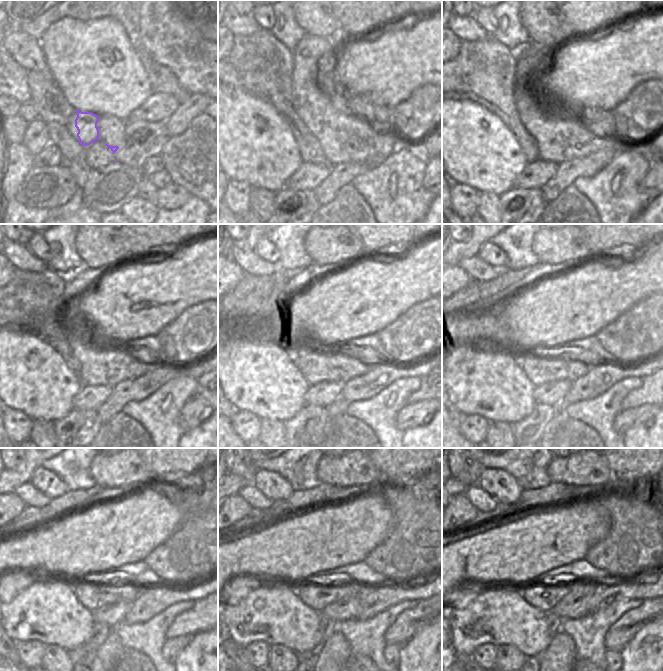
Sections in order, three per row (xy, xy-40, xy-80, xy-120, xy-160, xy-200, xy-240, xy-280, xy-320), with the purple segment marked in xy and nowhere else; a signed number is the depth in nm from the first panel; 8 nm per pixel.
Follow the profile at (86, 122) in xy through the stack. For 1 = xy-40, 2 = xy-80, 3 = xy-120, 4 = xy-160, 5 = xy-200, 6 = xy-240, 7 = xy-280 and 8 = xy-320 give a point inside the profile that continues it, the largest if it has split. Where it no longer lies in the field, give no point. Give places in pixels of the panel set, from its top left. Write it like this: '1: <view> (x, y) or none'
1: xy-40 (313, 117)
2: xy-80 (535, 119)
3: xy-120 (96, 370)
4: xy-160 (315, 362)
5: xy-200 (540, 367)
6: xy-240 (92, 594)
7: xy-280 (317, 596)
8: xy-320 (543, 597)

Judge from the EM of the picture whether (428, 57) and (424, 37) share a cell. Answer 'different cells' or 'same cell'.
same cell

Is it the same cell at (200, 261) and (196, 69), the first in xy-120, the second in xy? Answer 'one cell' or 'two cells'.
one cell

